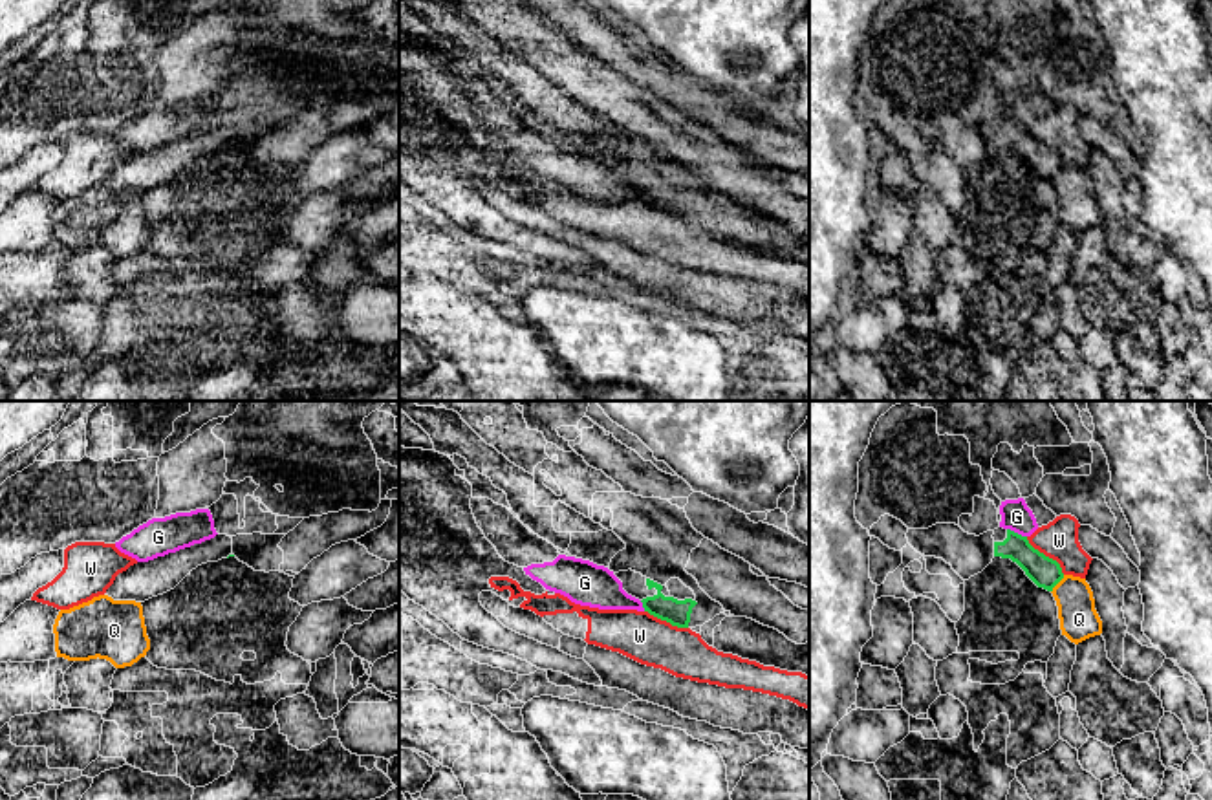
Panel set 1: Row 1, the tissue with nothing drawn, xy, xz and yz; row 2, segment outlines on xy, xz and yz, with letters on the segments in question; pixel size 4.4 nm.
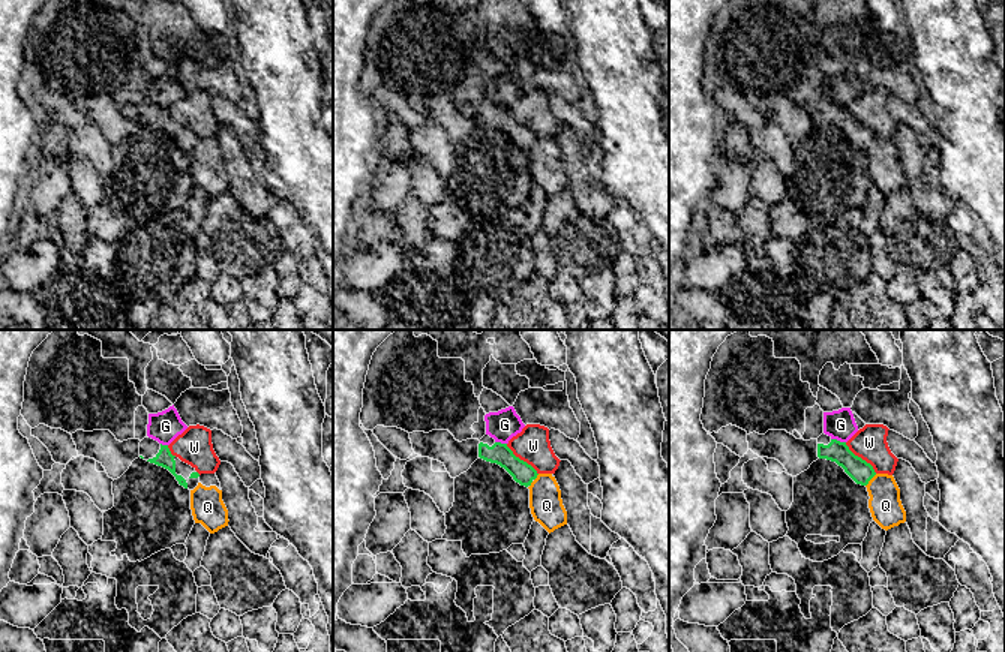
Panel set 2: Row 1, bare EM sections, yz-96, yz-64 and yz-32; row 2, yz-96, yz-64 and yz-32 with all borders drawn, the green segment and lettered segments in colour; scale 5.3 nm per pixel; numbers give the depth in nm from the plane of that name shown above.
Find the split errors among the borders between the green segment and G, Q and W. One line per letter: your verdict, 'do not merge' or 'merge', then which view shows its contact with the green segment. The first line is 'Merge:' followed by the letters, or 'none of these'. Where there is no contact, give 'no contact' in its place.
Merge: none of these
G: do not merge | yz
Q: do not merge | yz
W: do not merge | yz

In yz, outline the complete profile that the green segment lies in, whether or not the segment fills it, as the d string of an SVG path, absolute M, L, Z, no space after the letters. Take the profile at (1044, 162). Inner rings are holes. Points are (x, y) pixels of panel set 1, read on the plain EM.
M998 117L994 119L992 128L994 146L1016 152L1038 178L1053 181L1053 178L1064 168L1060 154L1034 139L1027 126Z

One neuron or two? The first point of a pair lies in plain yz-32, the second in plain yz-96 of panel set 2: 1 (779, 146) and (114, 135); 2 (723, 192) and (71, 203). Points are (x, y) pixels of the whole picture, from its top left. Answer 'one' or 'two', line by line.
1: two
2: two

